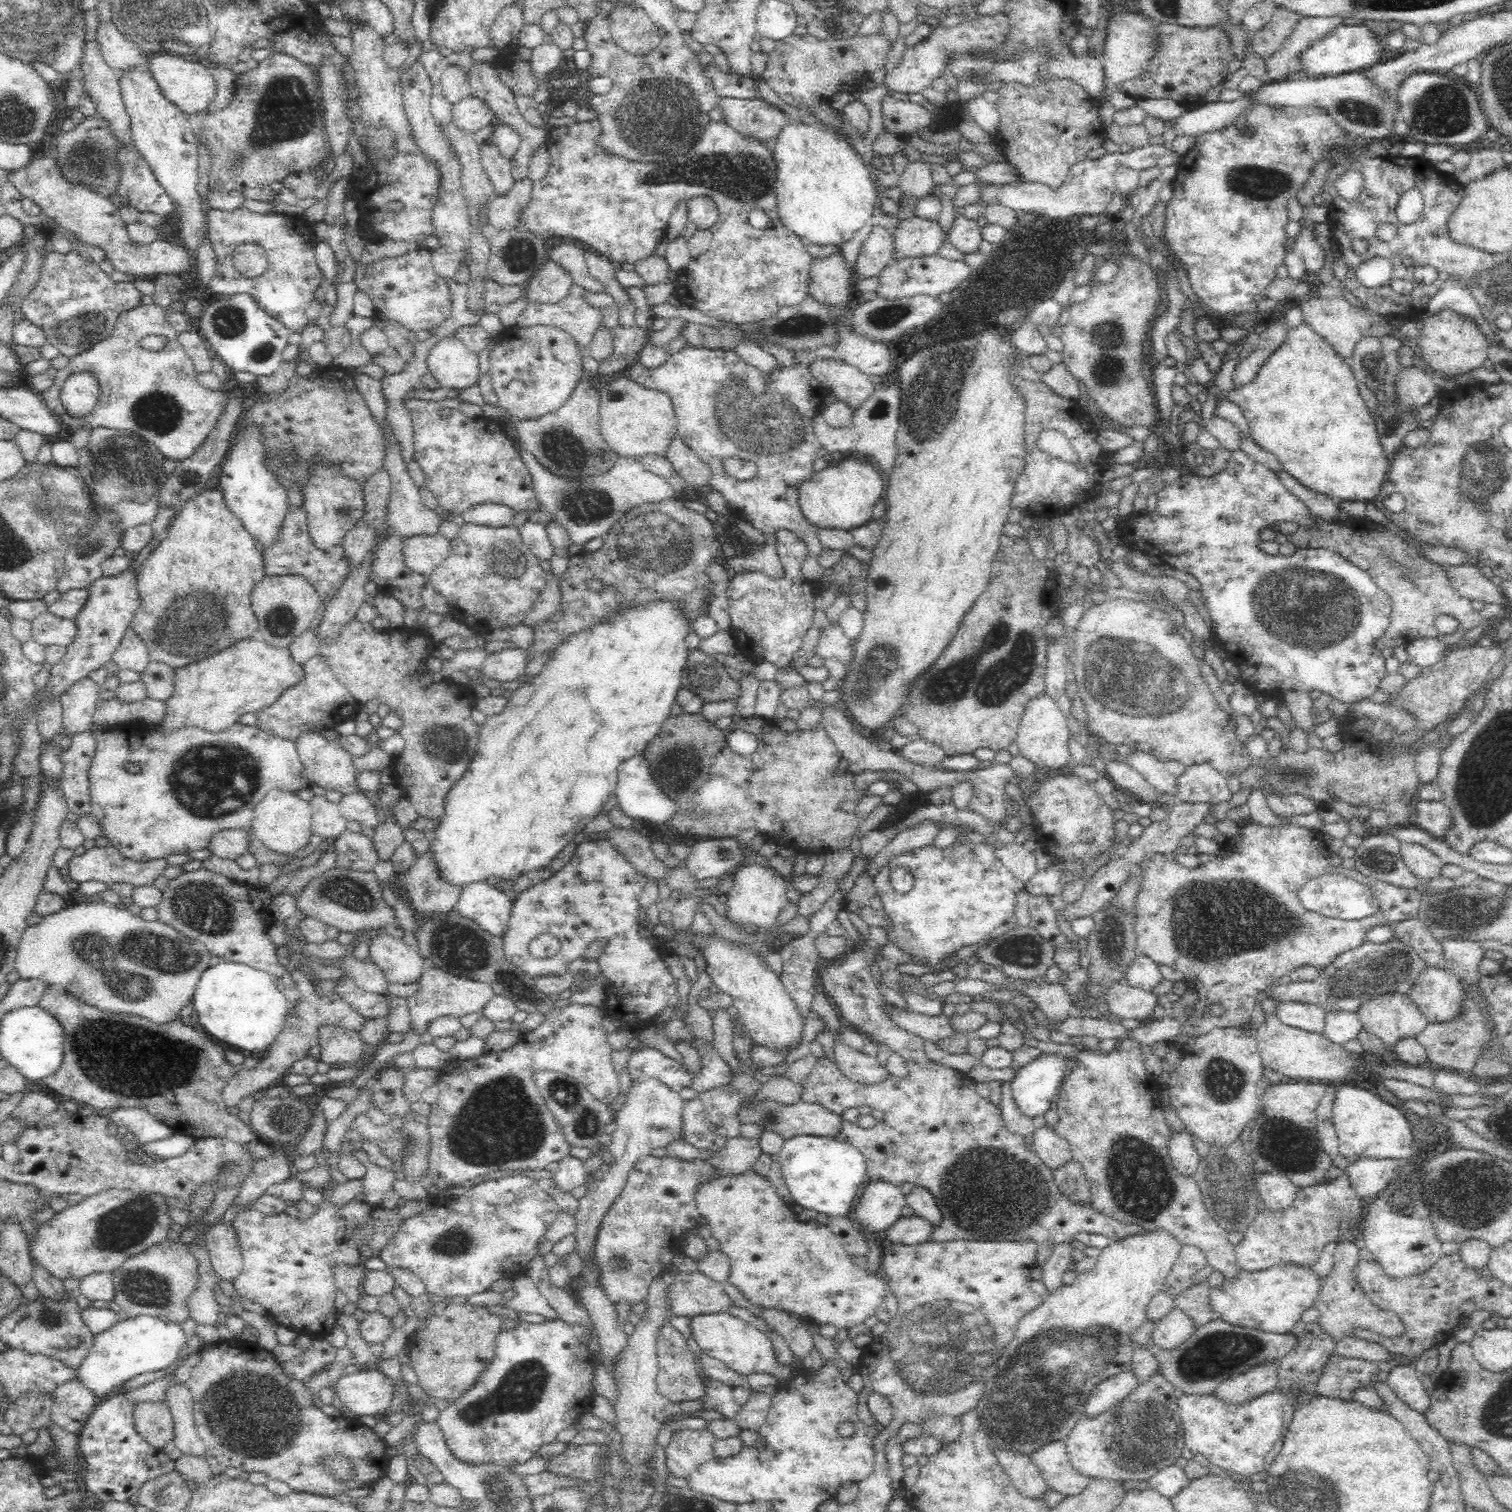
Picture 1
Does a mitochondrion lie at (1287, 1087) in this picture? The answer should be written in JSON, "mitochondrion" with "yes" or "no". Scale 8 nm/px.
{"mitochondrion":"no"}

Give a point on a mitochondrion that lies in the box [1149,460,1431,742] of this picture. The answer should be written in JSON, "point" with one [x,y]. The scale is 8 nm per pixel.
{"point":[1303,609]}

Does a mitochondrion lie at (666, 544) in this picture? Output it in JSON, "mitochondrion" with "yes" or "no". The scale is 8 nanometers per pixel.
{"mitochondrion":"yes"}

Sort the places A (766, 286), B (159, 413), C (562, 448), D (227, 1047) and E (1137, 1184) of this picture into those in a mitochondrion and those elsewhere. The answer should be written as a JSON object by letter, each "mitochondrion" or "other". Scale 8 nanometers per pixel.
{"A":"mitochondrion","B":"mitochondrion","C":"mitochondrion","D":"other","E":"mitochondrion"}

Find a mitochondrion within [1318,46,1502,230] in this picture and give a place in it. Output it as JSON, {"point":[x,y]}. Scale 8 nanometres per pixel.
{"point":[1444,109]}

